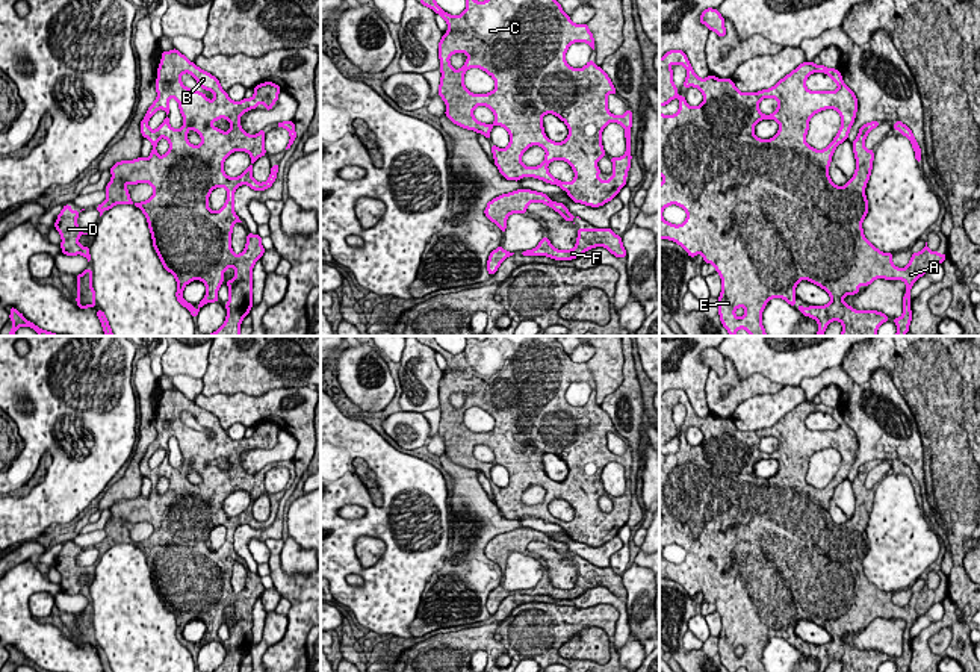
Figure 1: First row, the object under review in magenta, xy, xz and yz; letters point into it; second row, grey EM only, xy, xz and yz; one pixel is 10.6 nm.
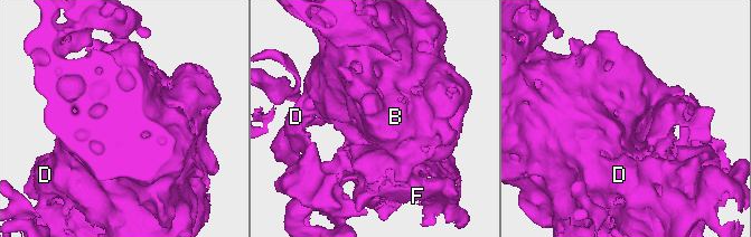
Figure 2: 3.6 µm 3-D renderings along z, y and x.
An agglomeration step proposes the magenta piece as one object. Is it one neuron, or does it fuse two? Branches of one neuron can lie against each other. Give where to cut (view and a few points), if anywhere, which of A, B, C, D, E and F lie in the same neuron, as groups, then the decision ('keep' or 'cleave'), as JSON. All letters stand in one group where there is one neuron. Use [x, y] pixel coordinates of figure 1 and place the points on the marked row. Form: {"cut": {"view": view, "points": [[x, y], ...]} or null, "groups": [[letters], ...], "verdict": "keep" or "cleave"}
{"cut": null, "groups": [["A", "B", "C", "D", "E", "F"]], "verdict": "keep"}

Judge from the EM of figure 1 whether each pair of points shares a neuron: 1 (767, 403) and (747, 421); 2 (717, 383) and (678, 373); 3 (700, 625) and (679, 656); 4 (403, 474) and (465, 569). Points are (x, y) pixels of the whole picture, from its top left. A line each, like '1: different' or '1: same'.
1: same
2: different
3: different
4: different

